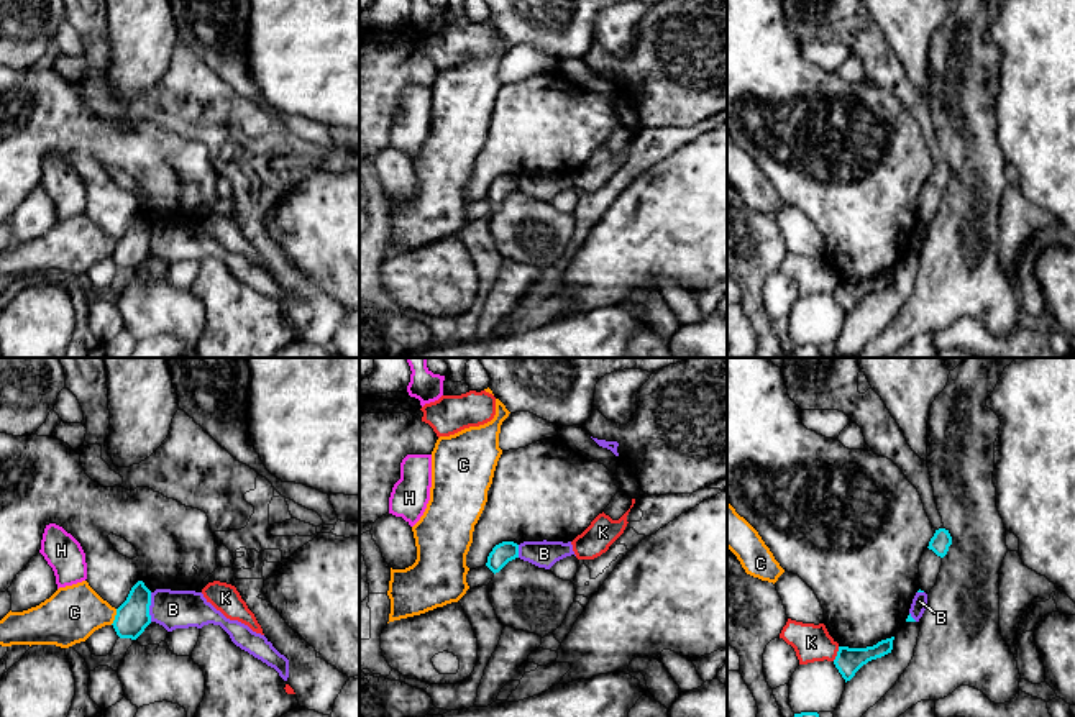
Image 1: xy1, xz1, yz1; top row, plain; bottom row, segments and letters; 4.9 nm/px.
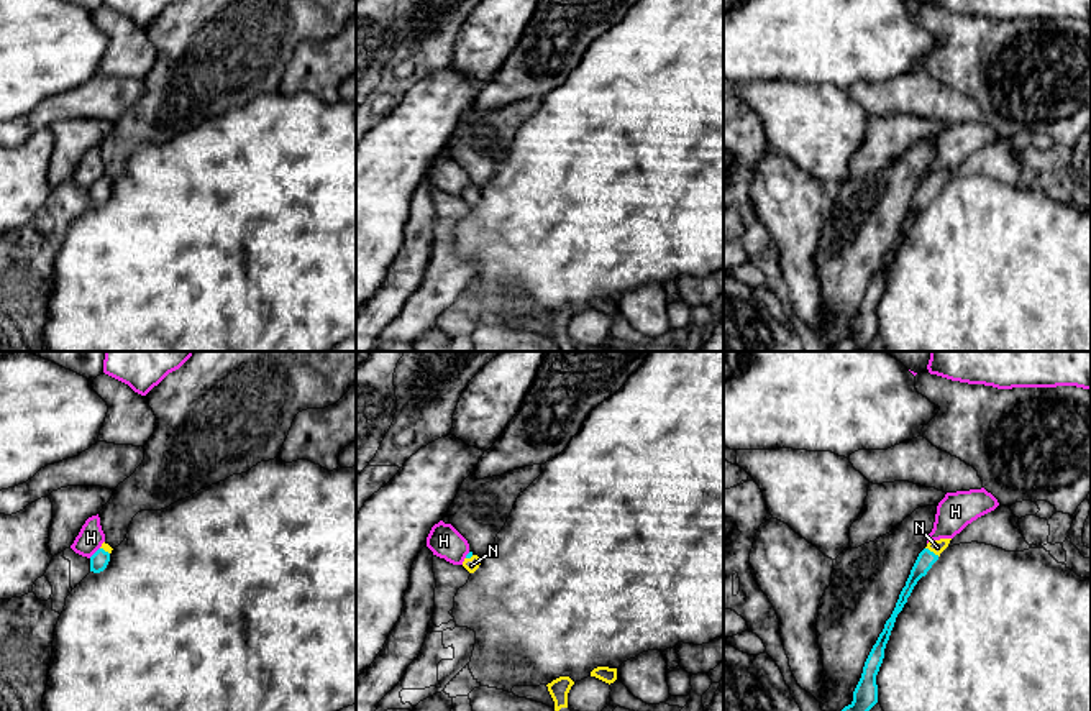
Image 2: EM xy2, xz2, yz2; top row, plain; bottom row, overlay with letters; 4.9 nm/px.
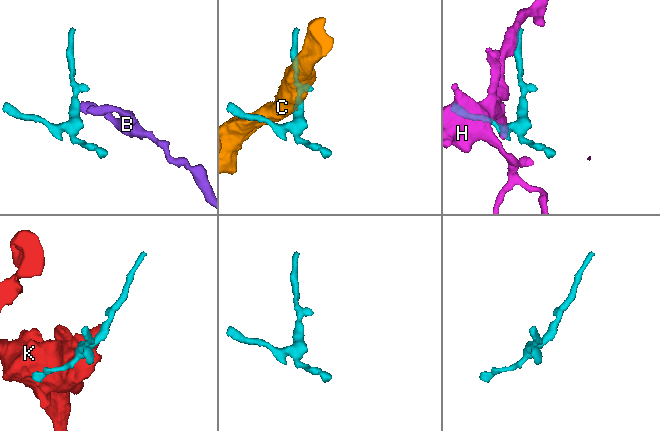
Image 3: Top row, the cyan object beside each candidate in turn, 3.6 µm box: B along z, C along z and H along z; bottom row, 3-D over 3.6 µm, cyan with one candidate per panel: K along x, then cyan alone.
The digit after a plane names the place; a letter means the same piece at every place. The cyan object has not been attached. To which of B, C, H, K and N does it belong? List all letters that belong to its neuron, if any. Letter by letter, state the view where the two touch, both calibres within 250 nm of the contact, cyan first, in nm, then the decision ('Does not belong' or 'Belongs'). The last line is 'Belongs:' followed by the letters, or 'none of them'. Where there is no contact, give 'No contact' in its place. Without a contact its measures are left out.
B: Touches cyan in xy1. Thickness 160 nm (cyan) against 190 nm. Does not belong
C: Touches cyan in xy1. Thickness 160 nm (cyan) against 280 nm. Does not belong
H: Touches cyan in xy2. Thickness 90 nm (cyan) against 130 nm. Does not belong
K: Touches cyan in yz1. Thickness 130 nm (cyan) against 180 nm. Does not belong
N: Touches cyan in yz2. Thickness 90 nm (cyan) against 70 nm. Belongs
Belongs: N

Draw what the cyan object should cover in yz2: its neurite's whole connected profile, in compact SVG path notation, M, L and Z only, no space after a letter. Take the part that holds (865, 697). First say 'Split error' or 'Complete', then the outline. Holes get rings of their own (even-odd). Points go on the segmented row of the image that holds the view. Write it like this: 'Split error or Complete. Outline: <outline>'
Split error. Outline: M952 539L932 540L919 553L911 575L902 588L896 608L891 617L886 621L883 632L879 634L876 644L873 645L865 667L861 678L853 691L853 701L845 706L842 711L870 711L878 703L878 685L876 675L884 658L884 649L889 640L891 631L894 627L897 614L902 611L907 598L911 596L917 581L927 575L932 565L938 560L940 553L948 547Z

